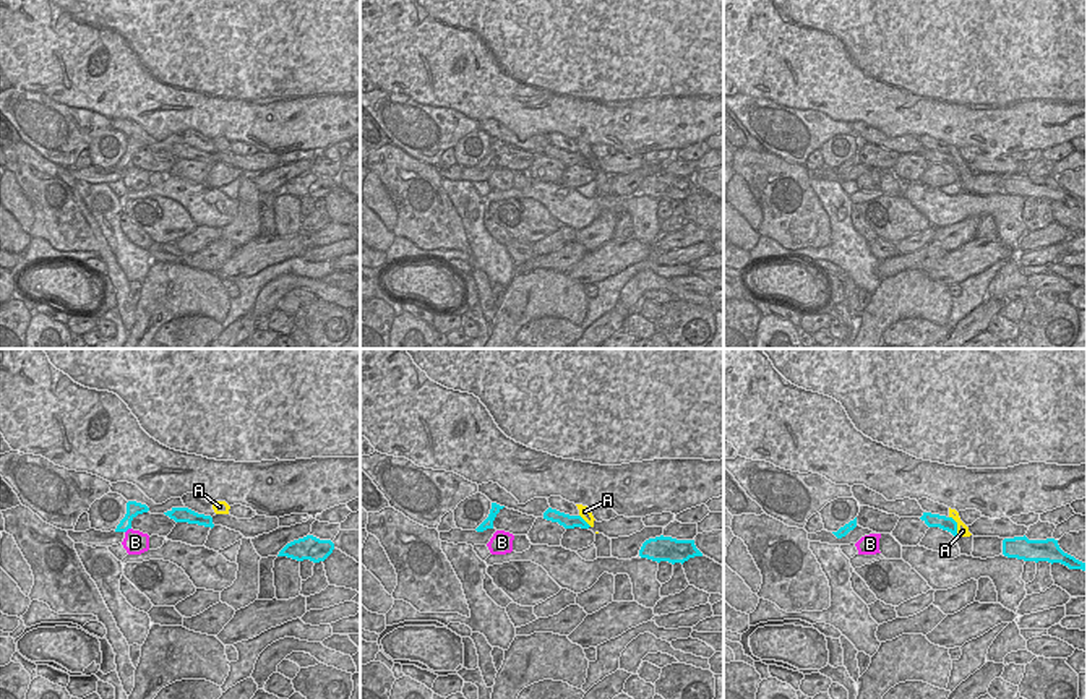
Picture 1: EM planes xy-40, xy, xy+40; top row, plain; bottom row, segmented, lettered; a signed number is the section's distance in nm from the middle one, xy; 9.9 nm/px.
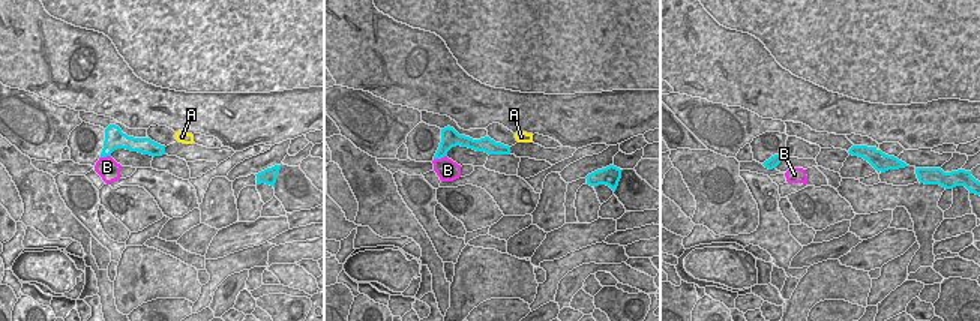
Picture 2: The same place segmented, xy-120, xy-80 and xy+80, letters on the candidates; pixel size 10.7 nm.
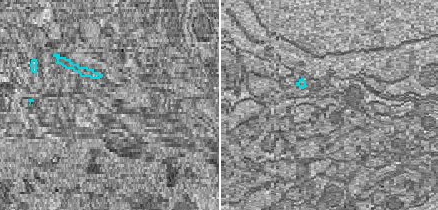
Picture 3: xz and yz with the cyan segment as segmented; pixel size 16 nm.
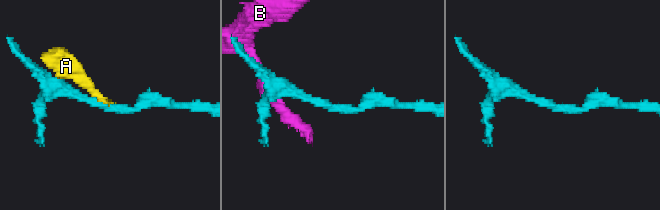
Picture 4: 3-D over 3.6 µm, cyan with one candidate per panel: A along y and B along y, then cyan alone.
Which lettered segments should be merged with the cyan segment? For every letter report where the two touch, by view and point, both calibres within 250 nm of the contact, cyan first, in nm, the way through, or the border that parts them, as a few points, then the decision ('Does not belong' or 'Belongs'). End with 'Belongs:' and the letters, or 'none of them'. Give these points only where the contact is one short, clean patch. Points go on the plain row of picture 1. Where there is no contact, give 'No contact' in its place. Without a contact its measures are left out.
A: Touches cyan at xy+40 (956, 164). Thickness 140 nm (cyan) against 130 nm. Boundary: xy+40 (949, 153), (956, 159), (956, 174). Does not belong
B: Touches cyan at xy-40 (127, 166). Thickness 140 nm (cyan) against 240 nm. Boundary: xy-40 (130, 164), (125, 169). Does not belong
Belongs: none of them.

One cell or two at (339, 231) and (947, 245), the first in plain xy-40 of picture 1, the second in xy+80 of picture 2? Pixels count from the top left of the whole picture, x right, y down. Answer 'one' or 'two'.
two

